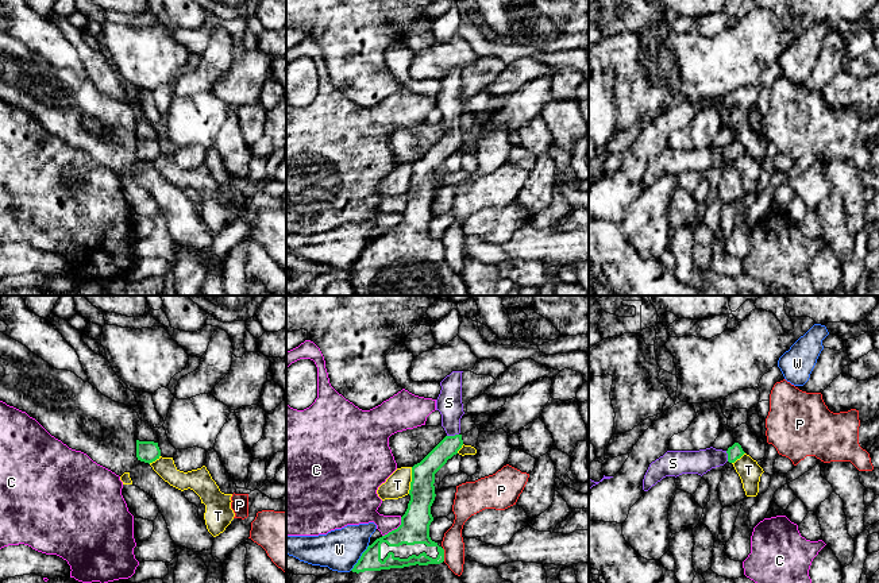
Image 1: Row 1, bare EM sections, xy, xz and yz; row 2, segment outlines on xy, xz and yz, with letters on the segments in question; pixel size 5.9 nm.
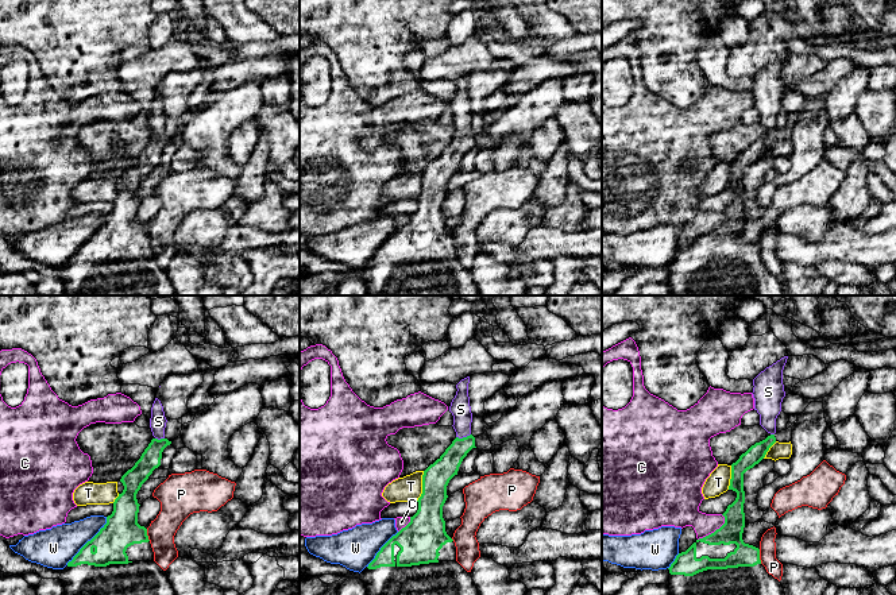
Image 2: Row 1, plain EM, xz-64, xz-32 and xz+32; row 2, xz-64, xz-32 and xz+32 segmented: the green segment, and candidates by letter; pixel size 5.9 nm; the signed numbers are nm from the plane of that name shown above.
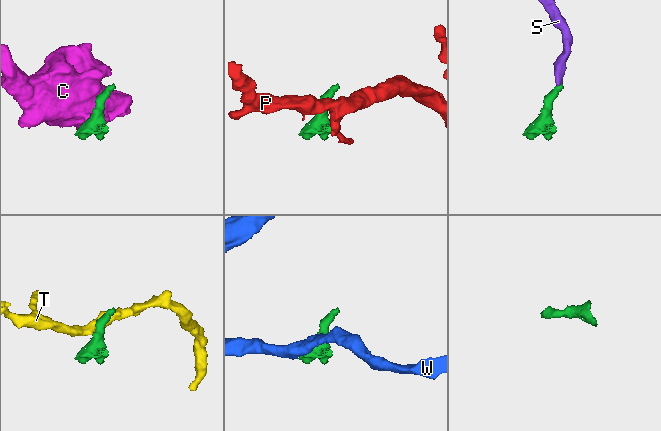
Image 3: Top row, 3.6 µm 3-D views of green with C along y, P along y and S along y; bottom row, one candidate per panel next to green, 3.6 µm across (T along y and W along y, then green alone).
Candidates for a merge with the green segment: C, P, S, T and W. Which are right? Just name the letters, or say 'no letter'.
S

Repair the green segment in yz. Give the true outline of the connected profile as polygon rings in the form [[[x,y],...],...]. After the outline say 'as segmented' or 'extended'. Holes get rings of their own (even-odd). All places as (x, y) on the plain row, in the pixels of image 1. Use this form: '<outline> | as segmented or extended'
[[[735,140],[726,148],[713,144],[699,148],[667,148],[649,162],[643,177],[643,188],[648,189],[666,174],[676,175],[682,171],[698,171],[702,174],[726,159],[735,161],[744,151],[739,140]]] | extended

